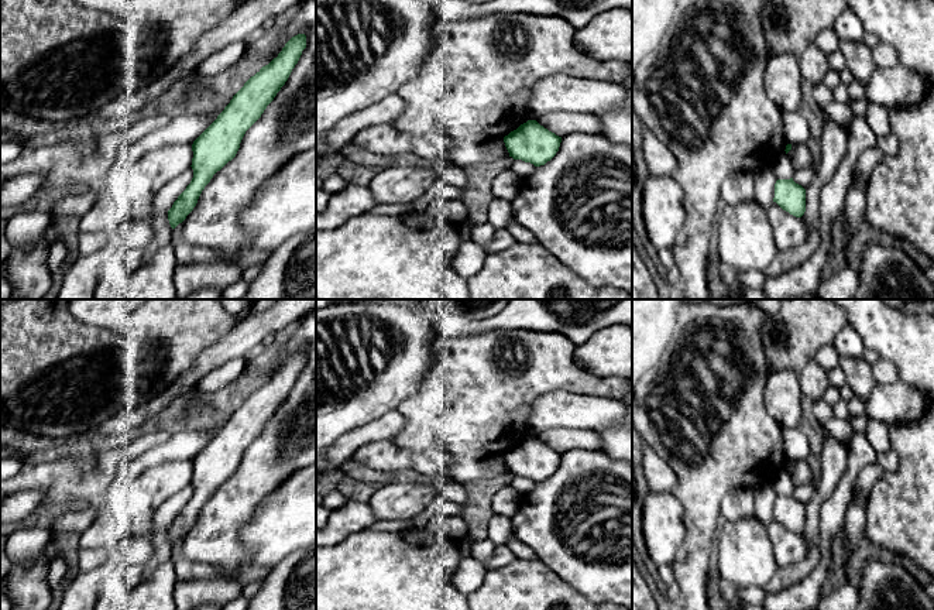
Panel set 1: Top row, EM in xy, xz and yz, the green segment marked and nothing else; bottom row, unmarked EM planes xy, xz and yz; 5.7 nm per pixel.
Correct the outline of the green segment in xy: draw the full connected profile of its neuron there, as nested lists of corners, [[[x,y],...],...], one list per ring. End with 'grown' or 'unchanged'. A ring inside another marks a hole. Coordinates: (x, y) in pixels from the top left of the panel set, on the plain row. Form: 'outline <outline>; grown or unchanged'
outline [[[305,350],[292,353],[278,373],[251,393],[217,435],[193,458],[193,494],[168,527],[172,545],[193,527],[213,491],[236,473],[245,448],[285,401],[305,364]]]; unchanged

